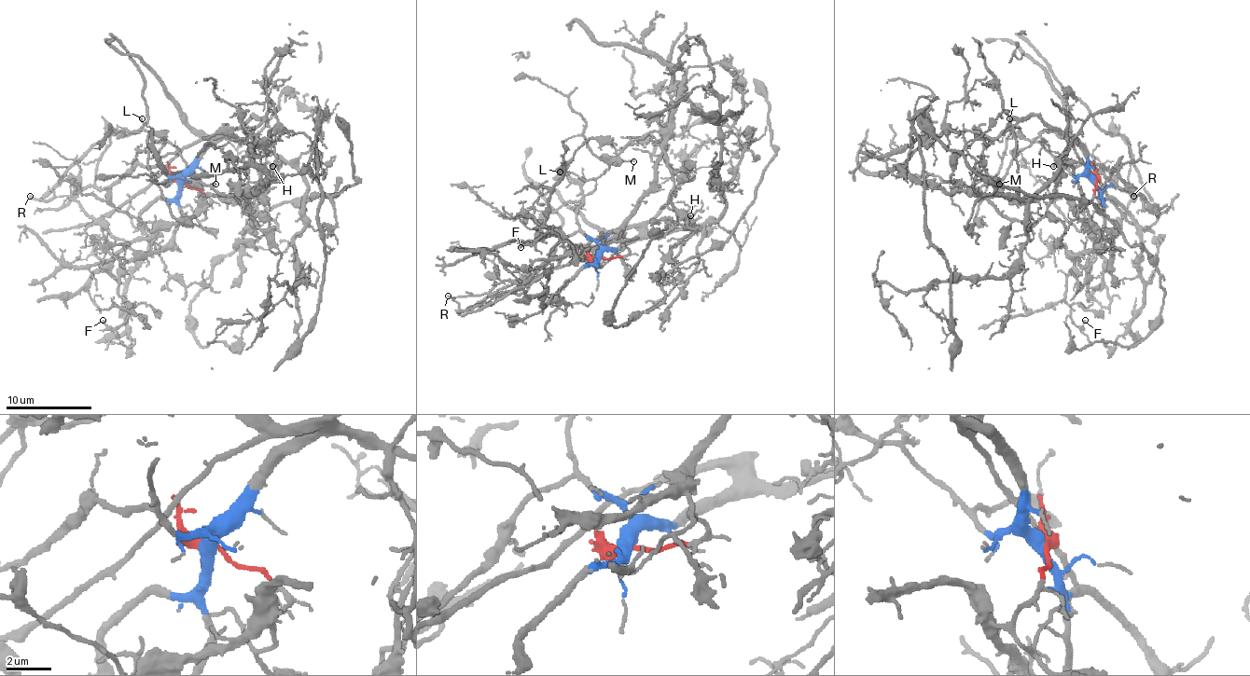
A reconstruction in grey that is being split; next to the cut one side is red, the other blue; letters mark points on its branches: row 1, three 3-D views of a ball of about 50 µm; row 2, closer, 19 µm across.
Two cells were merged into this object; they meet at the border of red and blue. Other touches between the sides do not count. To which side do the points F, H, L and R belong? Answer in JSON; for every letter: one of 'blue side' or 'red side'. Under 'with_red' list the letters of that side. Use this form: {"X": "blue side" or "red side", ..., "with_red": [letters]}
{"F": "blue side", "H": "blue side", "L": "blue side", "R": "red side", "with_red": ["R"]}

